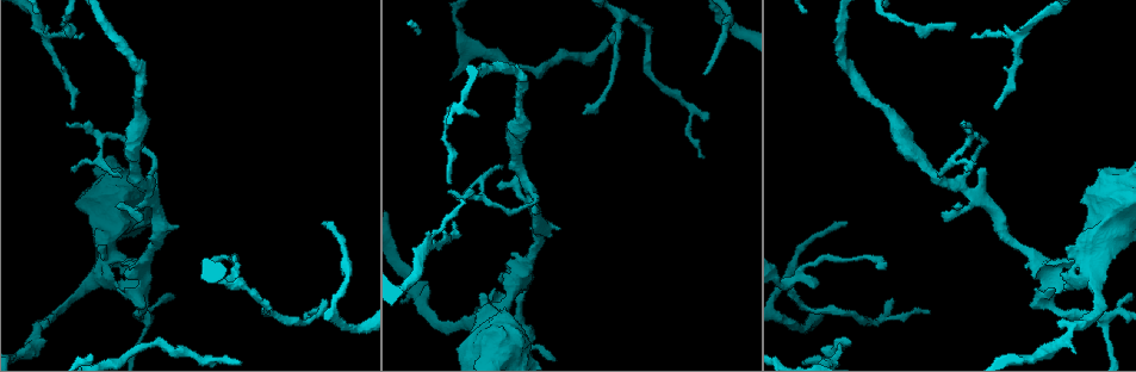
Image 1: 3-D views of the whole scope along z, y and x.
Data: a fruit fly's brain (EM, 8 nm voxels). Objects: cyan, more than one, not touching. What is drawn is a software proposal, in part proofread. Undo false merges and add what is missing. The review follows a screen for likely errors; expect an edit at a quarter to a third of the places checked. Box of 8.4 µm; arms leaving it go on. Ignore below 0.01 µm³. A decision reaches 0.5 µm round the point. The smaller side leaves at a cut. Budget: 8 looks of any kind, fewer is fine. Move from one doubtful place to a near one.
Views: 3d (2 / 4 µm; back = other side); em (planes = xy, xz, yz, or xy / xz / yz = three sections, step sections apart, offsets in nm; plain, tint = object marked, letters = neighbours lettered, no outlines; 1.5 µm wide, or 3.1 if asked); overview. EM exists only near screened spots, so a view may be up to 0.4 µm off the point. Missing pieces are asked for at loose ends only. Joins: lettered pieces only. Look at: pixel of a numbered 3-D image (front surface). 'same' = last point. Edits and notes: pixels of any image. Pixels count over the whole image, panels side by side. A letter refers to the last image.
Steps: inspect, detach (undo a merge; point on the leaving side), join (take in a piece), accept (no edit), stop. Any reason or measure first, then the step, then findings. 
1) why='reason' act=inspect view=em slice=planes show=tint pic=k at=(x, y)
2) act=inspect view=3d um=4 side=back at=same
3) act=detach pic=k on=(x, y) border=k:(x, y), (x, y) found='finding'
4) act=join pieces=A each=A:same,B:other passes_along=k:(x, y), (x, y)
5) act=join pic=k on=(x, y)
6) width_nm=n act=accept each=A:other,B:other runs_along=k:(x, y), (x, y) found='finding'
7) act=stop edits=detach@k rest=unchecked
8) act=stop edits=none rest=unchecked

why='thin end' act=inspect view=em slice=yz step=8 show=tint pic=1 at=(324, 300)

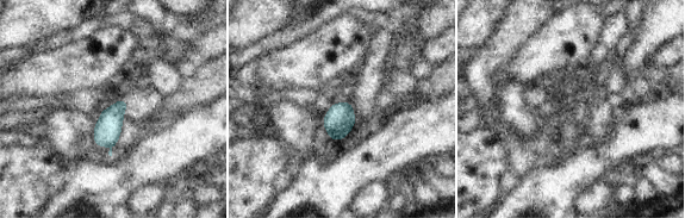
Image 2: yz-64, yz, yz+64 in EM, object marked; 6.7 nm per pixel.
act=inspect view=em slice=yz step=8 show=letters at=same

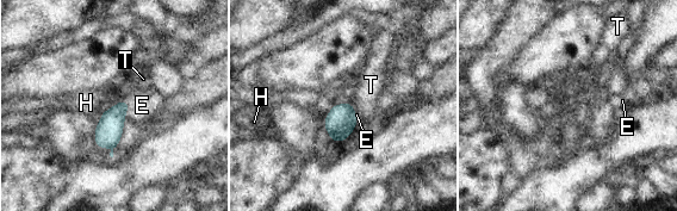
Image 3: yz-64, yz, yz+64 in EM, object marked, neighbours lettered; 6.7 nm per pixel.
longest_contact=E:140nm act=join pieces=E each=E:same,H:other,T:other passes_along=3:(107, 134), (128, 107), (142, 105) found='the neuron continues'

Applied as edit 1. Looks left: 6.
why='thin end' act=inspect view=em slice=planes show=letters pic=1 at=(845, 223)

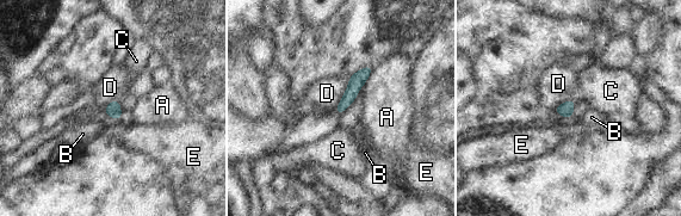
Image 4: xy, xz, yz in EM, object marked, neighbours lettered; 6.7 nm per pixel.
width_nm=80 act=accept each=A:other,B:other,C:other,D:other,E:other border=4:(350, 79), (348, 86), (334, 110) found='no lettered piece goes on from it'

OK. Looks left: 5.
why='closes a loop' act=inspect view=em slice=planes show=tint pic=1 at=(973, 133)

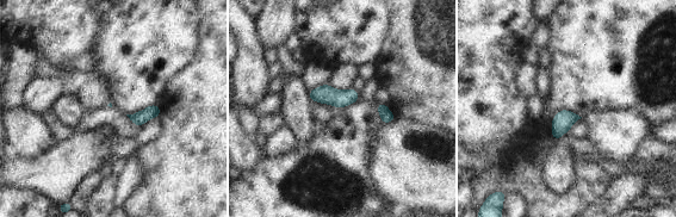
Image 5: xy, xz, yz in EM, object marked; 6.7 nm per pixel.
act=inspect view=em slice=planes show=letters at=same

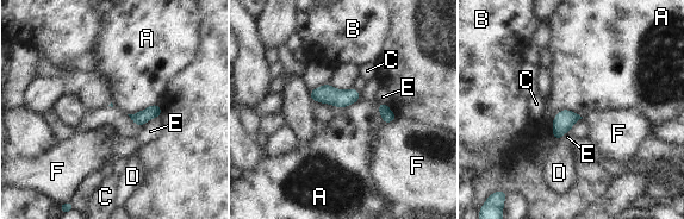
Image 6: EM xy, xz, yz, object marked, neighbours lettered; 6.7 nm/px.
act=accept each=A:other,B:other,C:other,D:other,E:other,F:other border=6:(583, 117), (561, 110), (551, 120) found='continuous, no second neuron'

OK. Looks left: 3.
act=stop edits=join@3 rest=unchecked

